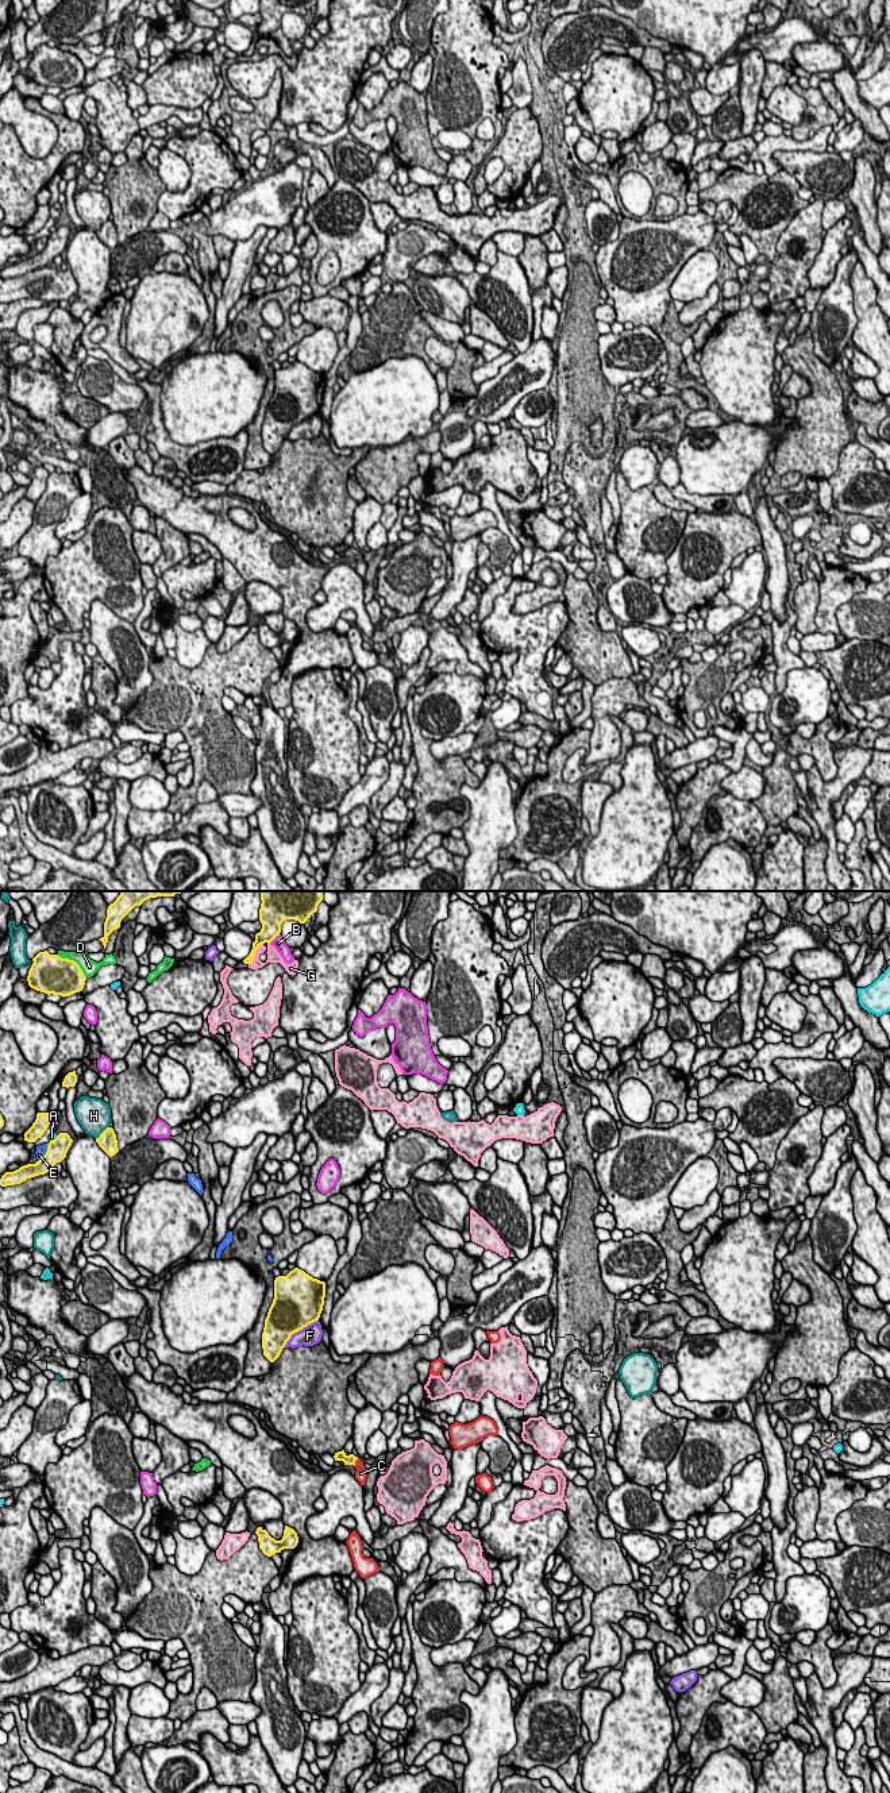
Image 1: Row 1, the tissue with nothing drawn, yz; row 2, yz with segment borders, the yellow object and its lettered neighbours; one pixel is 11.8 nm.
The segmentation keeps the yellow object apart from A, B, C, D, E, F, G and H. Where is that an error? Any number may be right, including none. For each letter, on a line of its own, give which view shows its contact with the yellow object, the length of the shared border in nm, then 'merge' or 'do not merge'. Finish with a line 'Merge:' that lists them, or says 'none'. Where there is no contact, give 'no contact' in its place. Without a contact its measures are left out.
A: yz | 120 nm | do not merge
B: yz | 180 nm | do not merge
C: yz | 110 nm | merge
D: yz | 440 nm | do not merge
E: yz | 260 nm | do not merge
F: yz | 550 nm | do not merge
G: yz | 320 nm | do not merge
H: yz | 220 nm | do not merge
Merge: C

